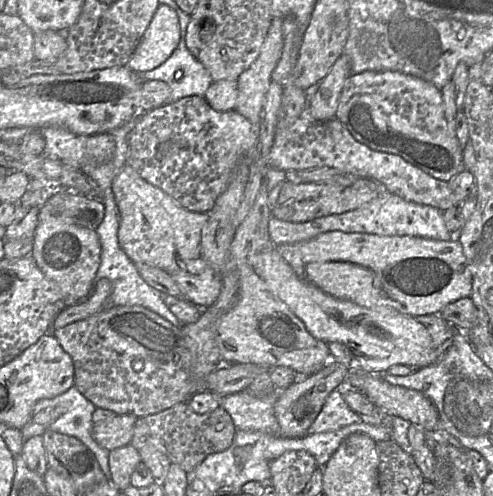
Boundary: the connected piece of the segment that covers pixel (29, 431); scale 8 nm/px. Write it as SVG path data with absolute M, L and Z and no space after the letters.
M73 386L65 393L50 399L41 399L37 401L34 406L33 414L30 421L20 430L24 441L33 436L41 435L43 437L47 430L73 436L79 439L86 447L88 447L95 455L102 472L106 478L111 480L111 472L109 468L109 451L100 447L92 437L92 414L96 407L93 403L87 400L77 389Z

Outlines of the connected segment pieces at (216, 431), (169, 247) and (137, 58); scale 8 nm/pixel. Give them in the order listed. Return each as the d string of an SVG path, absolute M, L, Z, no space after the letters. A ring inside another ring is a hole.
M179 403L157 414L137 418L130 445L137 450L144 446L153 446L166 455L171 463L177 464L188 473L207 456L229 448L236 431L231 416L221 406L211 412L197 414L188 403Z
M128 166L115 175L112 193L118 212L118 244L134 264L147 264L172 274L183 263L200 258L201 232L207 213L185 210Z
M159 3L126 66L137 73L152 70L172 54L178 42L178 17L172 8Z

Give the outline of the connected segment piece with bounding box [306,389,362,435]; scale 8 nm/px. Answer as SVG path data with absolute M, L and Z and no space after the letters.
M340 389L327 397L320 413L308 428L306 435L335 431L344 426L360 423L362 419L349 408Z

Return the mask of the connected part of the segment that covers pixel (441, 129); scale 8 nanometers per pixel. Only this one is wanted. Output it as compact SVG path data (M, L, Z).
M365 71L351 74L342 88L335 118L358 142L374 151L398 155L438 180L448 182L466 169L463 147L459 144L455 130L449 129L444 115L441 90L417 77L394 71Z

